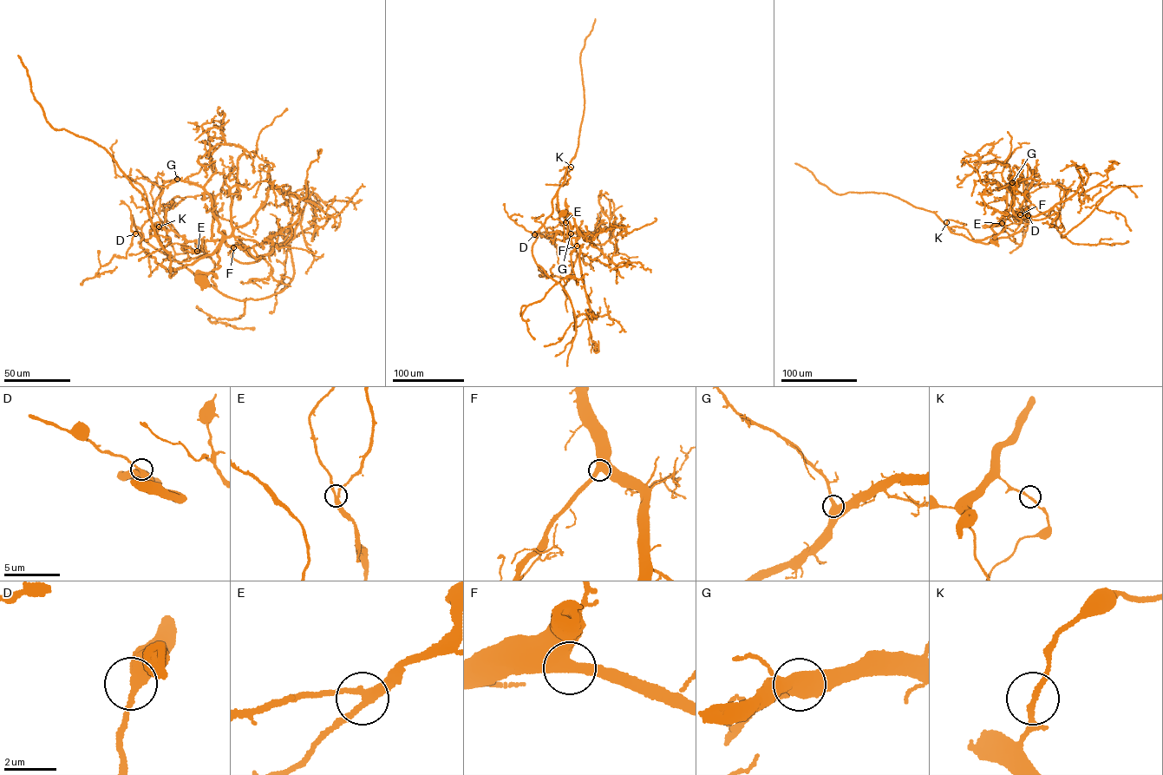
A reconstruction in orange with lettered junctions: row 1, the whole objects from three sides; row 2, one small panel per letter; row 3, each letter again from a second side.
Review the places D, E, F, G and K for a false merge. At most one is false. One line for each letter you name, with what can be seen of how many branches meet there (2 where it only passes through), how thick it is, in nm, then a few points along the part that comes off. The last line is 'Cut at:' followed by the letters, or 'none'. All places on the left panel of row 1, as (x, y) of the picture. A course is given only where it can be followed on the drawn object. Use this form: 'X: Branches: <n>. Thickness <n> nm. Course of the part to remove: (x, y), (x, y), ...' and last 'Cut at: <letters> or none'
Cut at: none

